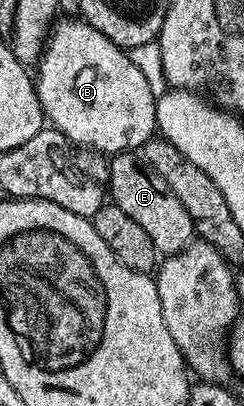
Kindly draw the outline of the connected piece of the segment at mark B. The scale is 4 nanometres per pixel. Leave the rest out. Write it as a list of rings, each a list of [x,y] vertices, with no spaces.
[[[63,16],[52,25],[39,55],[37,69],[33,77],[44,119],[54,129],[62,132],[68,143],[76,142],[76,147],[99,150],[102,154],[114,156],[138,151],[156,133],[157,100],[153,92],[149,92],[149,83],[146,82],[145,76],[141,76],[140,70],[134,66],[128,51],[110,42],[85,20],[75,16]]]

